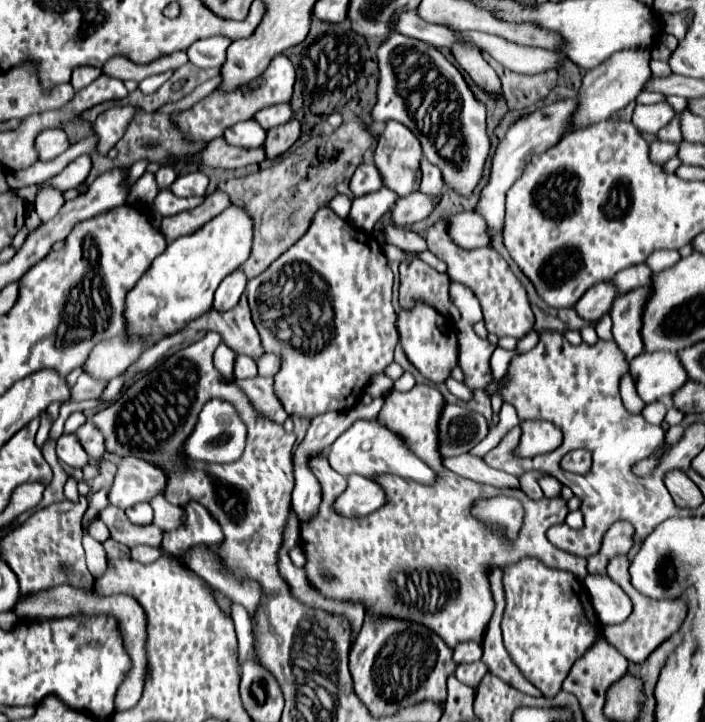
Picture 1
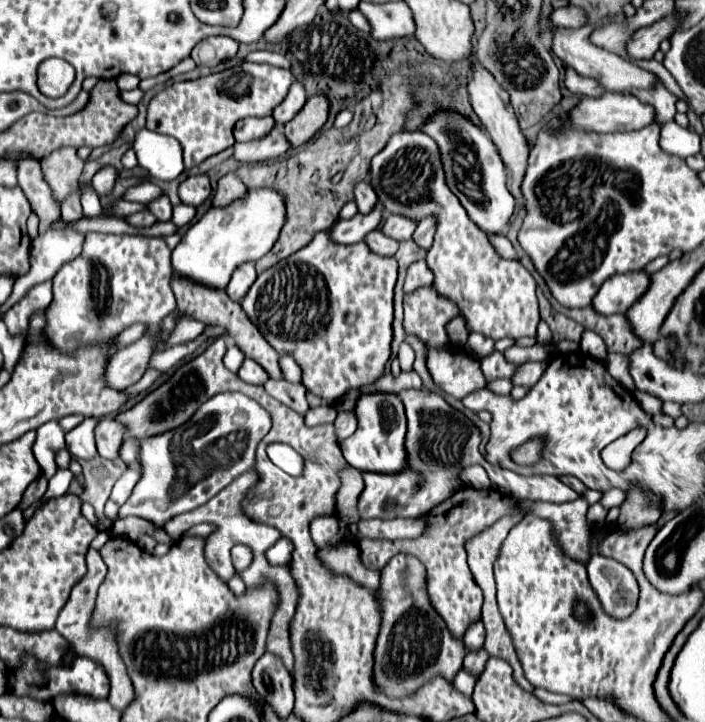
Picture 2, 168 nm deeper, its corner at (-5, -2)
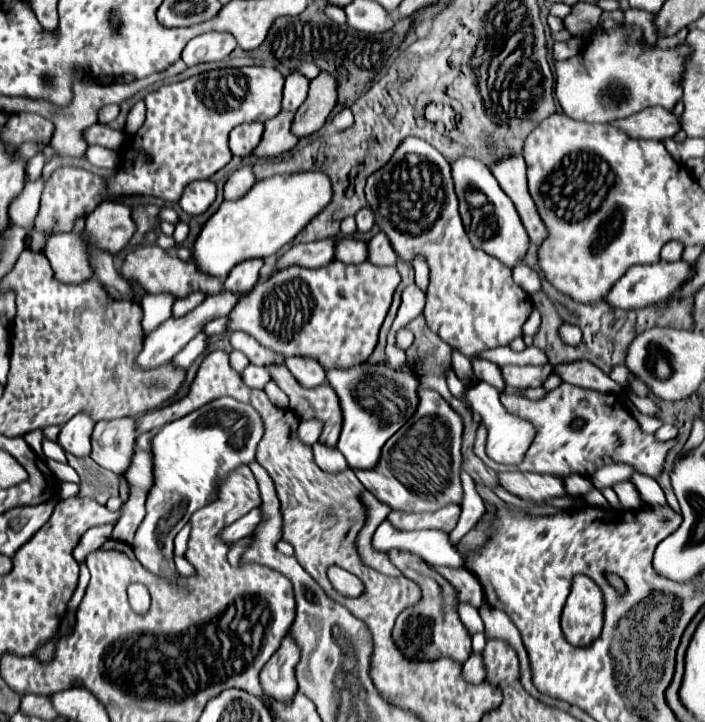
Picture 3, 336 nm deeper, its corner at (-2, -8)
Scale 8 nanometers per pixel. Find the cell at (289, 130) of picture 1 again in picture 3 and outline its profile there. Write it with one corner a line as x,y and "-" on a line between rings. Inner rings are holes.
320,73
310,81
306,103
296,111
292,131
296,137
308,137
316,133
328,119
336,105
336,81
328,73

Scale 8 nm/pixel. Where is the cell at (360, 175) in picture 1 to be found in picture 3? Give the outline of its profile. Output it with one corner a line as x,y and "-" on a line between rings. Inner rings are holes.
364,207
362,211
358,211
356,223
358,223
358,231
360,231
360,233
366,233
366,231
372,229
372,225
374,225
374,215
372,215
370,207

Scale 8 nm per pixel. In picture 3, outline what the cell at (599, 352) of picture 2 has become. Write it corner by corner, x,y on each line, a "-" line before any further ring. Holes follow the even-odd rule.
566,325
566,327
562,327
562,337
564,337
564,341
570,343
570,345
580,345
580,341
582,341
582,331
580,331
576,325

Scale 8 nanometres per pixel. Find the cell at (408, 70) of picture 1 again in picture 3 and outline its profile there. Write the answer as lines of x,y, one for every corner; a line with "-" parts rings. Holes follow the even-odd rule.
464,155
462,159
452,161
452,179
454,179
454,191
460,201
462,223
472,245
498,257
506,267
520,263
528,249
528,235
526,235
526,229
522,227
522,221
520,221
520,215
516,213
514,203
500,189
492,171
482,161
470,159

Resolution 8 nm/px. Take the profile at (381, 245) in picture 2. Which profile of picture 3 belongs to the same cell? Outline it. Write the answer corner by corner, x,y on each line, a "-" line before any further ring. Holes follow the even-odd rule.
342,237
336,247
336,259
344,263
364,263
366,261
366,241

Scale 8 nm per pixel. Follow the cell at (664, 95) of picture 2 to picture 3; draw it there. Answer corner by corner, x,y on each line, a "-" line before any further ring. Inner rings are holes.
622,27
600,31
600,37
586,43
578,55
556,61
556,99
568,117
588,123
608,123
646,107
664,107
672,111
682,97
682,87
676,81
682,75
682,63
688,51
686,45
672,51
658,47
642,49
640,43
624,47

